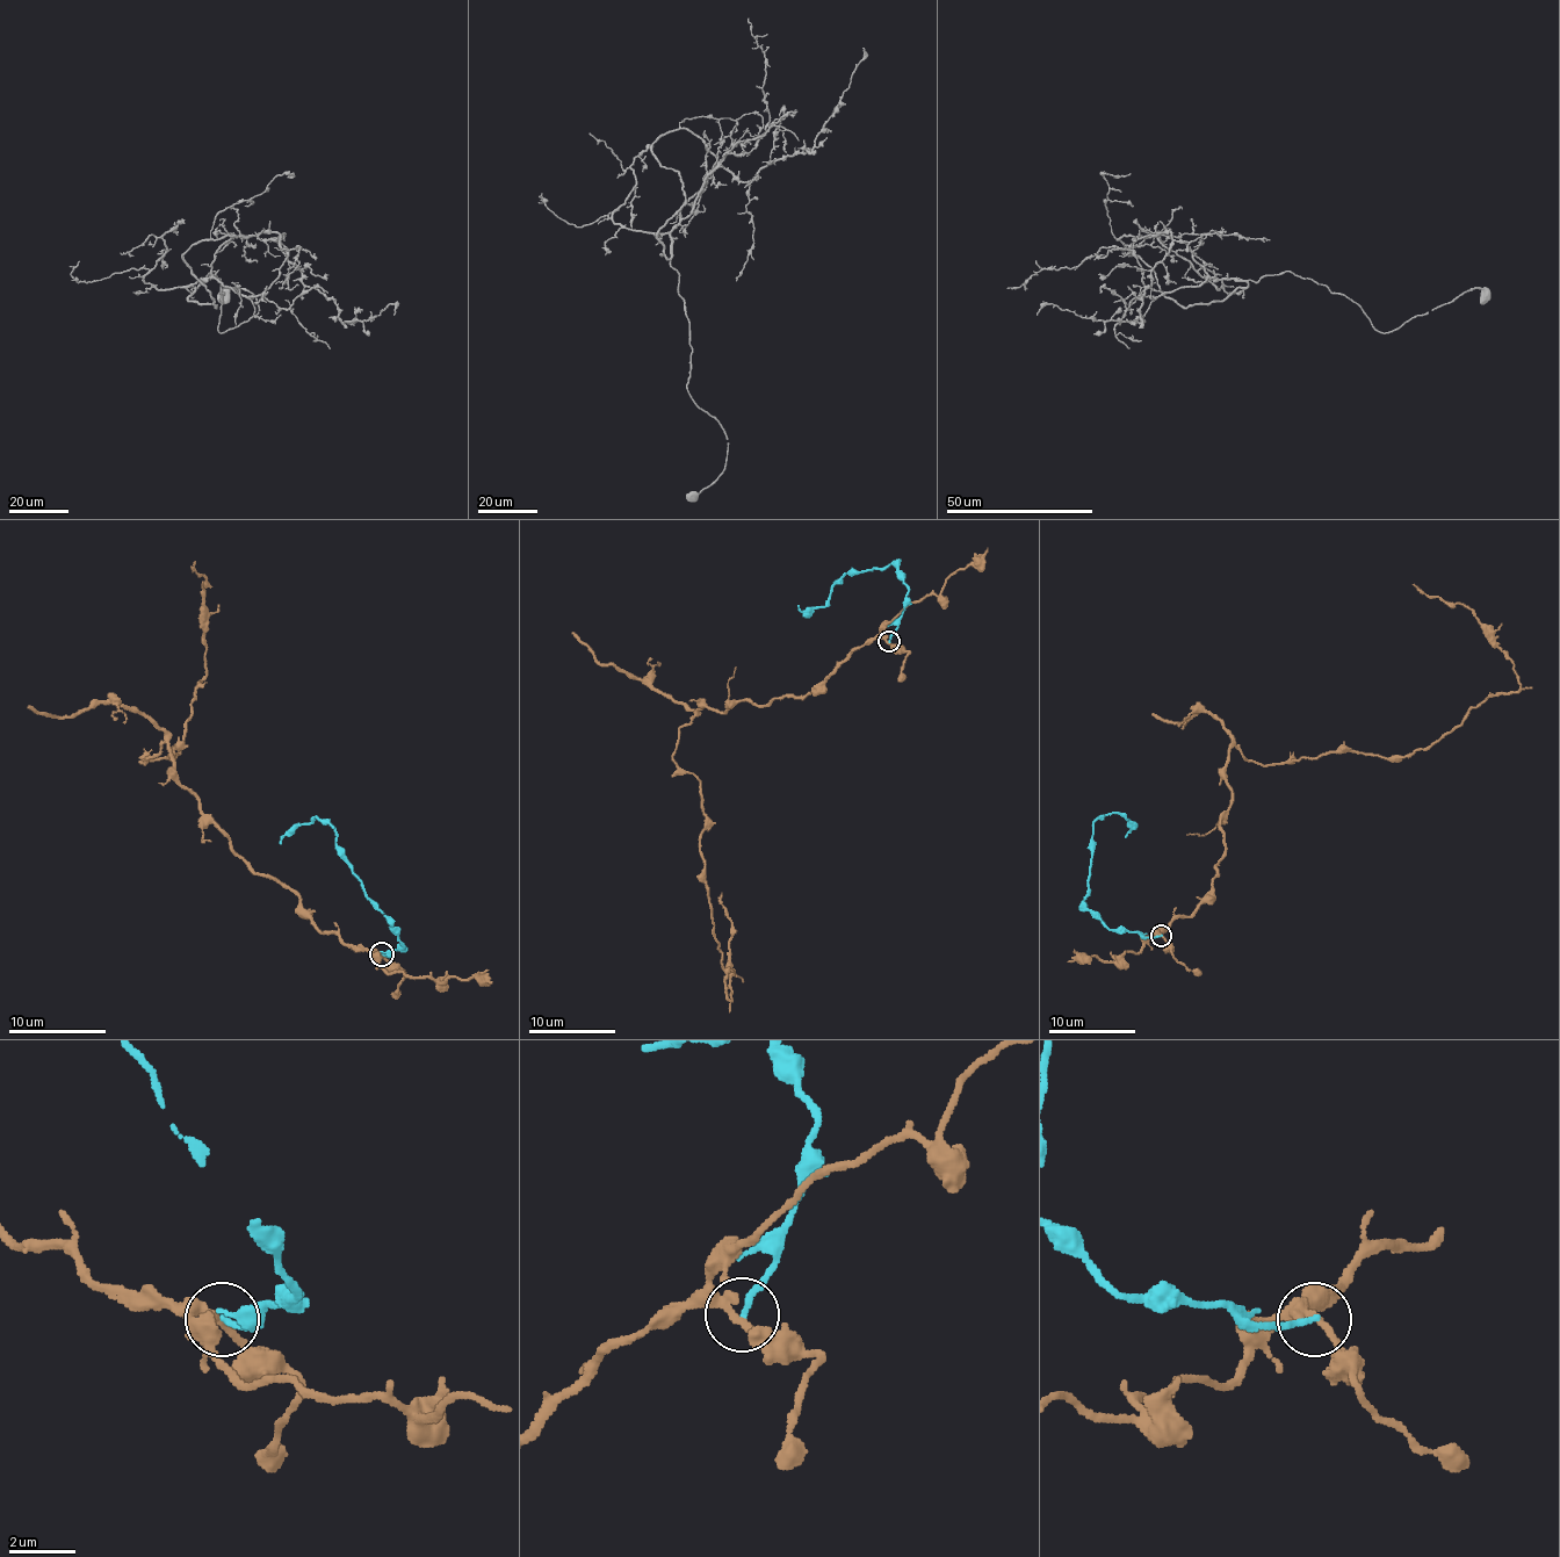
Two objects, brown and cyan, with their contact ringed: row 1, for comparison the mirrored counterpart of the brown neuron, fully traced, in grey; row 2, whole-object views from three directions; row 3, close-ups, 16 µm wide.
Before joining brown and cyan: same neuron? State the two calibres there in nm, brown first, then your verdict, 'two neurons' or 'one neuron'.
280 nm thick on the brown side, 180 nm on the other; two neurons

